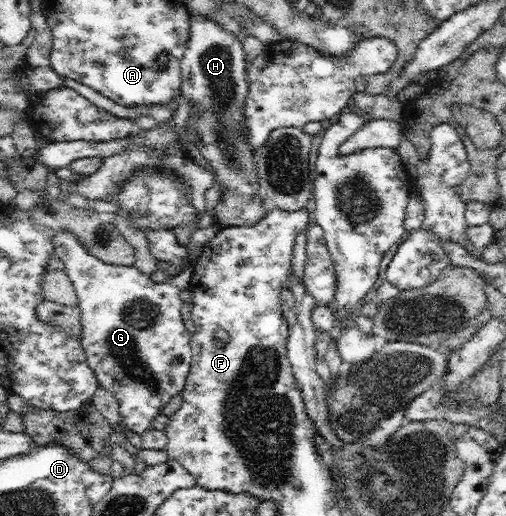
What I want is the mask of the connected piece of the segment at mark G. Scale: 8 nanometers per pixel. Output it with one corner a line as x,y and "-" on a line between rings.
55,231
52,244
54,244
53,253
58,255
58,257
64,262
65,270
74,284
74,289
79,299
78,306
81,311
80,321
82,327
81,347
84,349
89,367
94,371
99,384
106,389
107,392
112,393
114,398
118,401
118,404
120,404
120,416
122,417
120,424
125,425
127,429
130,429
132,432
136,432
141,436
142,433
153,427
152,421
154,421
158,415
161,415
161,410
168,405
172,400
172,397
174,397
174,395
183,394
184,385
186,384
186,379
191,369
191,334
186,330
184,320
182,320
182,316
180,316
180,309
182,309
182,304
184,303
184,301
180,299
180,291
189,287
191,275
193,274
192,269
184,269
182,273
172,276
168,281
158,283
152,280
148,274
140,272
135,266
112,265
103,262
95,255
90,254
88,249
80,243
80,240
69,231

